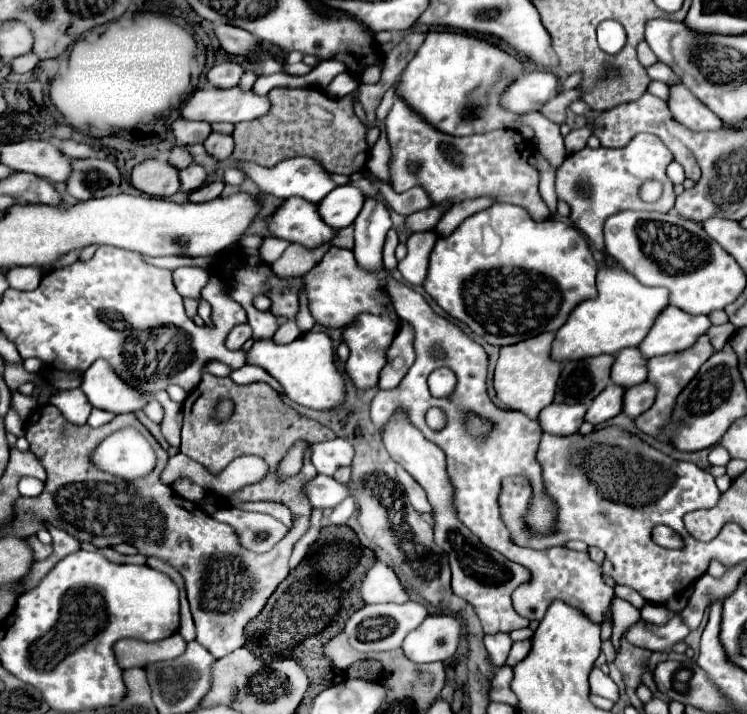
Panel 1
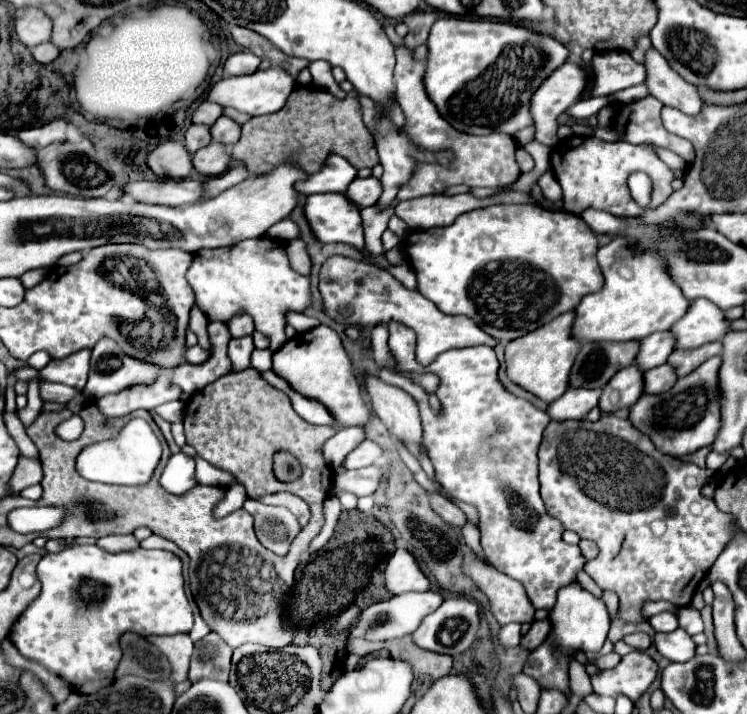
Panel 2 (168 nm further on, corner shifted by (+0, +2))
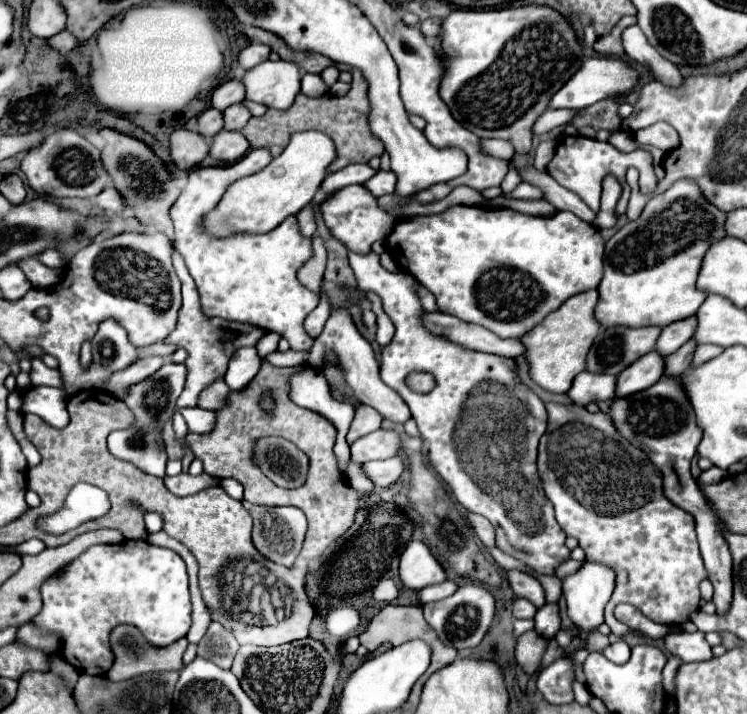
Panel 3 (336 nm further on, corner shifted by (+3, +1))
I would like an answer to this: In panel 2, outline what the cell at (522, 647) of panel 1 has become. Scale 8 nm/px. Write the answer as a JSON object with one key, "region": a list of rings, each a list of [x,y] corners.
{"region":[[[536,620],[536,622],[532,622],[532,628],[528,630],[528,634],[522,636],[520,646],[524,650],[534,650],[544,642],[548,632],[550,632],[550,620]]]}

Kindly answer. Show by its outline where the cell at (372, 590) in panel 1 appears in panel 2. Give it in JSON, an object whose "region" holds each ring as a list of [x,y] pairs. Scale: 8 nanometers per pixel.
{"region":[[[398,548],[396,556],[386,562],[384,586],[392,596],[396,596],[404,592],[426,592],[430,582],[418,568],[414,556],[408,550]]]}

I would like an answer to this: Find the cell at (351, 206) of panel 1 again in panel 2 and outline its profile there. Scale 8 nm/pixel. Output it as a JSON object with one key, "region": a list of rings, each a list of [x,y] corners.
{"region":[[[356,178],[348,190],[344,192],[344,196],[356,206],[356,208],[366,208],[366,206],[374,206],[378,196],[382,192],[380,180],[378,178]]]}

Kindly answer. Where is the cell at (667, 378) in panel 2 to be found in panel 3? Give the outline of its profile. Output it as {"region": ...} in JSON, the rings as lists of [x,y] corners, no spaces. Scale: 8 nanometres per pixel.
{"region":[[[689,339],[685,345],[681,345],[675,353],[671,353],[667,359],[665,359],[665,373],[669,375],[681,375],[689,369],[691,365],[691,357],[693,357],[693,351],[697,349],[697,341],[695,339]]]}

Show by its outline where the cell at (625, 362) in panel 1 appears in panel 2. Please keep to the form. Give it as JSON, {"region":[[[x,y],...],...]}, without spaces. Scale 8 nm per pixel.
{"region":[[[670,332],[650,334],[648,338],[640,340],[640,350],[636,354],[634,366],[640,368],[640,372],[662,366],[672,350],[674,350],[674,340],[672,340]]]}

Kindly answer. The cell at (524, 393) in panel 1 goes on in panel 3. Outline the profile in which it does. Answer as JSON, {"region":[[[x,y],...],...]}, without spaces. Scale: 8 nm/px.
{"region":[[[597,289],[577,293],[569,297],[557,311],[553,311],[553,315],[549,315],[533,331],[521,337],[521,341],[527,347],[525,357],[531,367],[531,377],[543,389],[551,393],[567,393],[569,387],[573,385],[575,375],[585,371],[585,355],[589,353],[589,347],[593,345],[593,339],[601,329],[601,323],[597,323],[595,319],[597,299],[599,299]]]}

